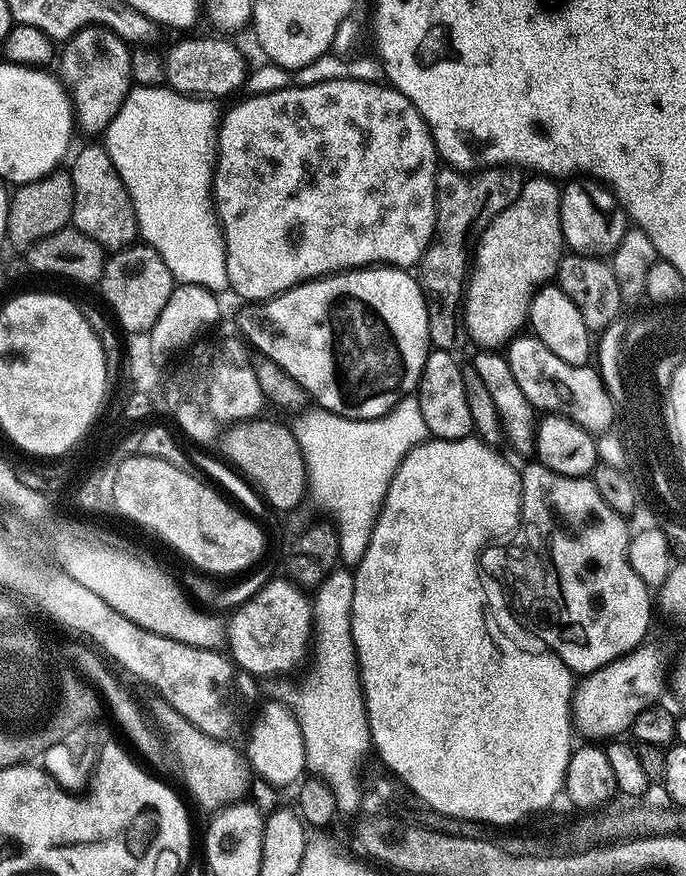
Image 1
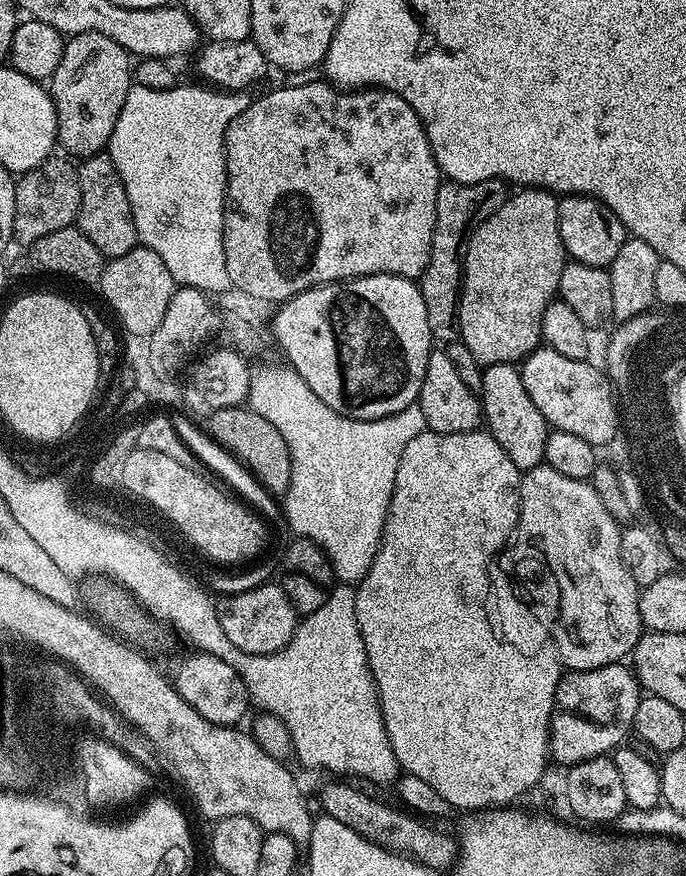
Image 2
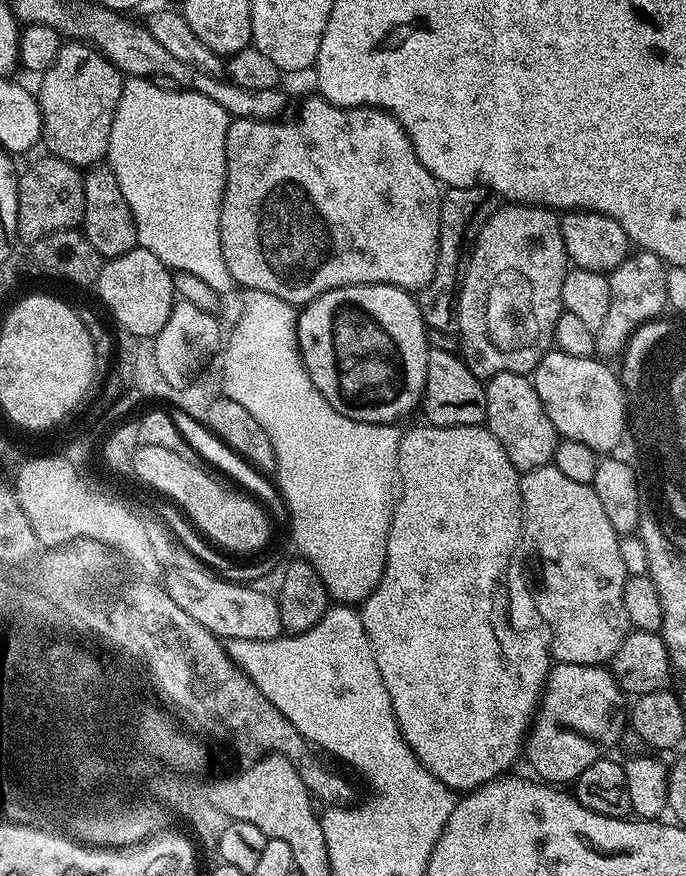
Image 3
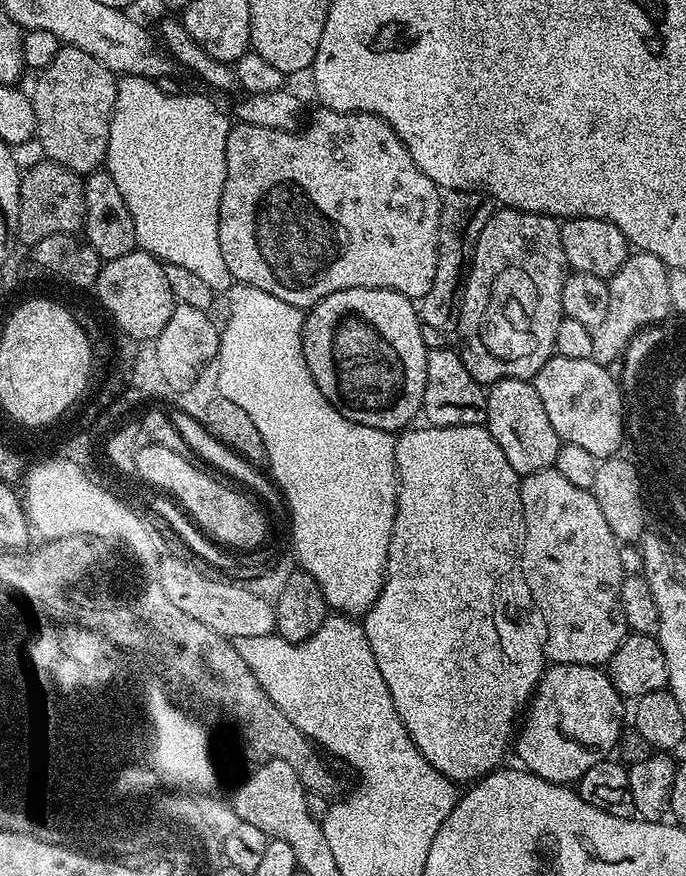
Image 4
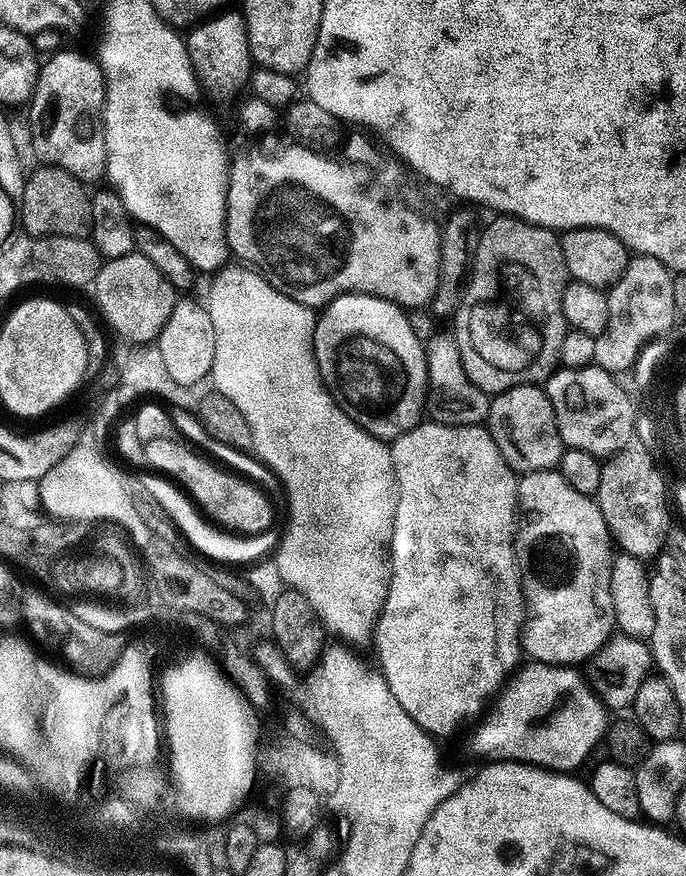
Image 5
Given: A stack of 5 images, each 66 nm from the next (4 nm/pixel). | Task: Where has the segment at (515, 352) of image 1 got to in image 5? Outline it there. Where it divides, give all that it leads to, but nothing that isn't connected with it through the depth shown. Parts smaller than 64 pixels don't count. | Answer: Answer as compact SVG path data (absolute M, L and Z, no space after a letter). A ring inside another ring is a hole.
M560 366L548 377L546 391L550 406L554 408L558 434L567 447L586 450L586 454L601 458L614 456L629 447L634 436L635 410L631 395L616 380L619 379L613 373L595 366Z

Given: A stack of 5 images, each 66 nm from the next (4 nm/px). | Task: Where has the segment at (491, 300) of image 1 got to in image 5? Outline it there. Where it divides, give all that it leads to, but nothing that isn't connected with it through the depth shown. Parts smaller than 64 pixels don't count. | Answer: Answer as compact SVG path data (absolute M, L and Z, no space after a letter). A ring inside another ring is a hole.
M500 214L492 219L496 220L489 224L487 221L481 227L470 275L464 285L464 297L454 317L454 335L462 354L462 366L466 366L470 382L489 394L505 392L519 384L540 384L552 375L566 331L562 294L570 282L560 236L553 229L519 220L517 216Z

